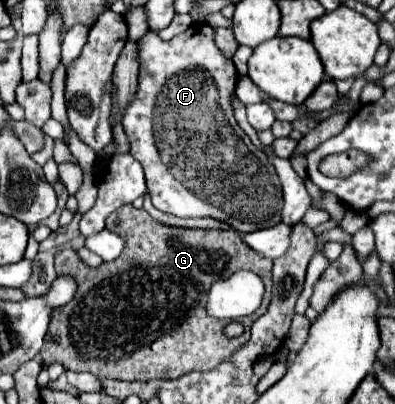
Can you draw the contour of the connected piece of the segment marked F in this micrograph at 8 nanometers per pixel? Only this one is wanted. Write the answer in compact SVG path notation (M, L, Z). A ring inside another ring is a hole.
M196 23L180 35L170 41L162 41L158 35L148 33L140 39L138 95L126 109L122 121L124 133L130 141L130 153L144 167L154 207L182 219L212 217L240 235L278 225L282 221L280 213L284 207L278 173L266 153L250 141L232 115L230 89L236 85L234 63L228 61L214 45L214 29L210 25Z

